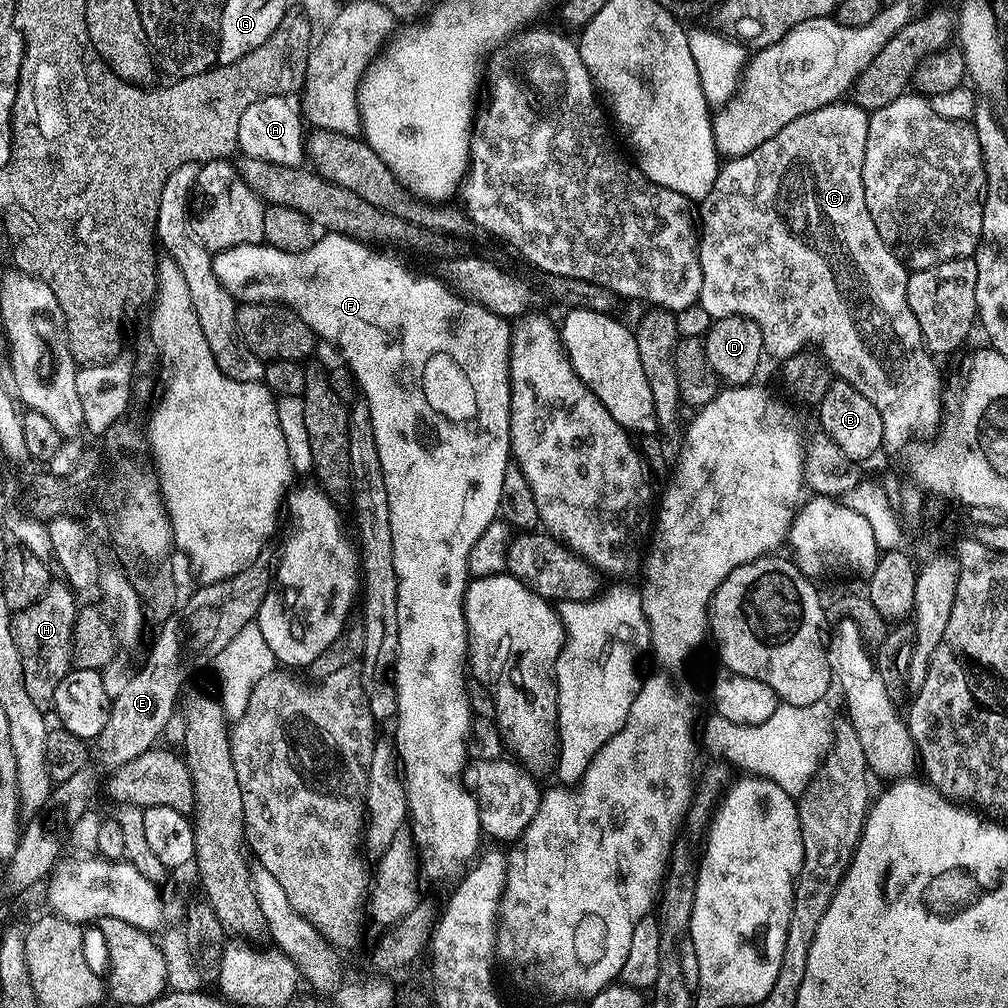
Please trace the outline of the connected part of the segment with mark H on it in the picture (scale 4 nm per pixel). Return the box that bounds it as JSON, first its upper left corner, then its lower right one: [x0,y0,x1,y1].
[12,583,78,710]

